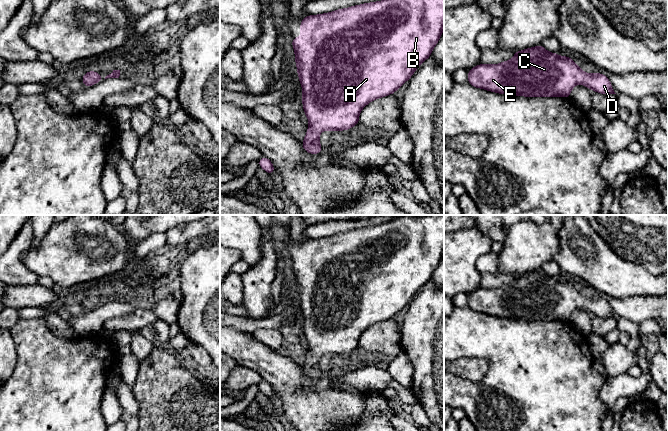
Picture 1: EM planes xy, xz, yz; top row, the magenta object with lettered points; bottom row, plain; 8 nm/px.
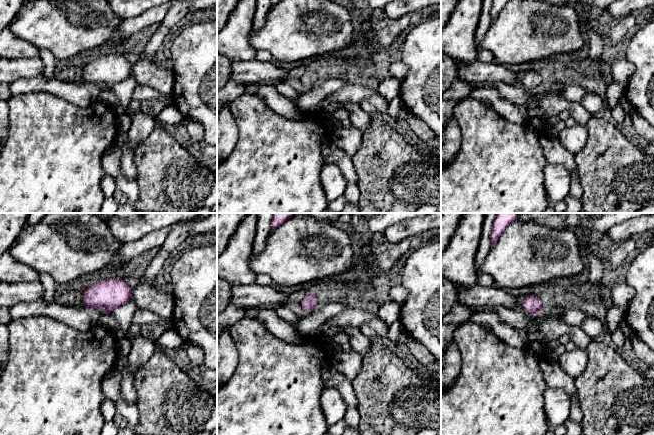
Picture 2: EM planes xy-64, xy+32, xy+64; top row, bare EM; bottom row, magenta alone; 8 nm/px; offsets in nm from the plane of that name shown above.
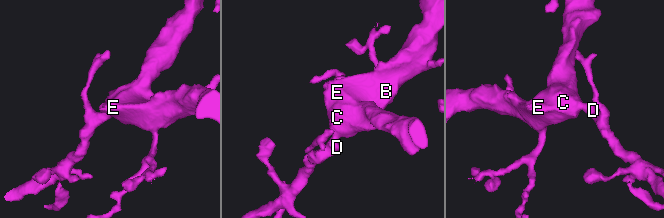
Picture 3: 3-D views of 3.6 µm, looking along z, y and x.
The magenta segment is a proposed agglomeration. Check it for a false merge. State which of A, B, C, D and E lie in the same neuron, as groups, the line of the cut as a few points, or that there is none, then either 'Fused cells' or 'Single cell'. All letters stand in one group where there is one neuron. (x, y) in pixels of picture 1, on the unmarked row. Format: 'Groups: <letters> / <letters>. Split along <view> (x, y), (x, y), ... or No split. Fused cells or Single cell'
Groups: A B C D E. No split. Single cell

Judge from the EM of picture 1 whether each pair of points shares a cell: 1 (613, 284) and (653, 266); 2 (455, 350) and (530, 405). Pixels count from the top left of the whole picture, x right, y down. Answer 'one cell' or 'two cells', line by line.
1: two cells
2: one cell

